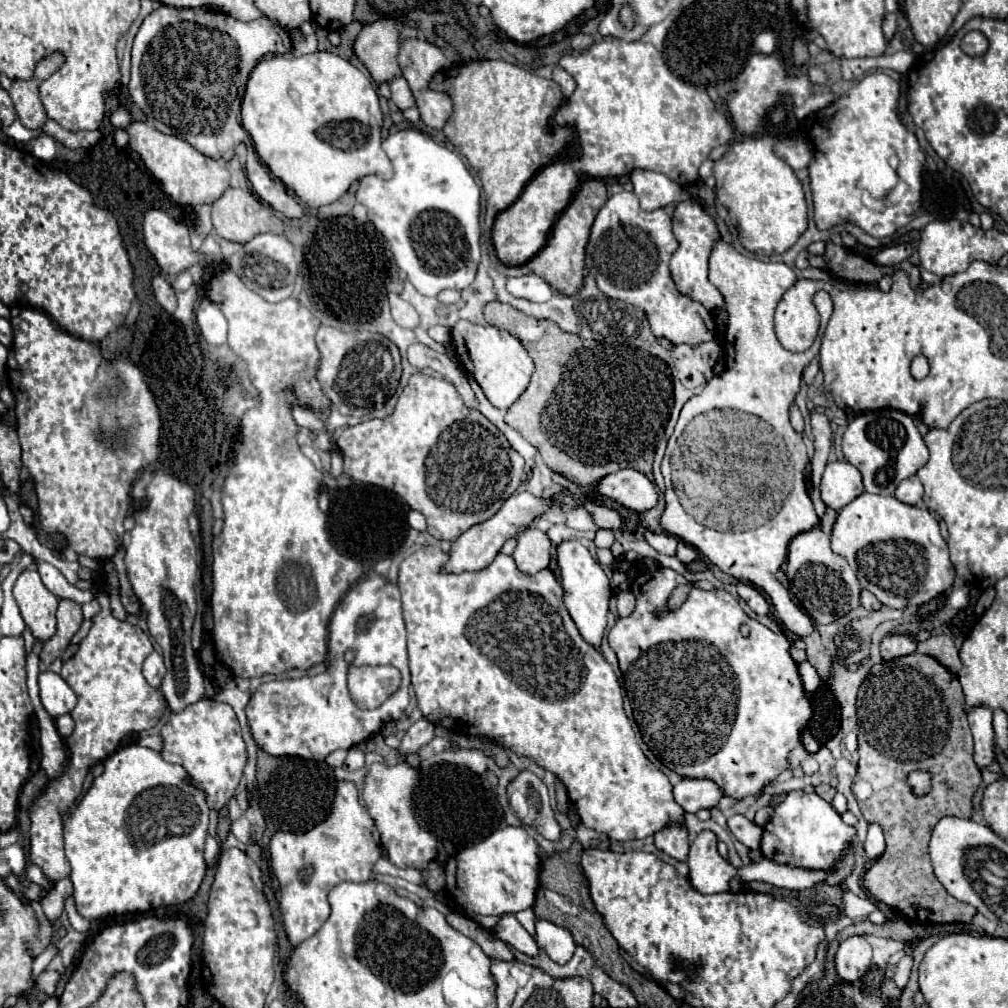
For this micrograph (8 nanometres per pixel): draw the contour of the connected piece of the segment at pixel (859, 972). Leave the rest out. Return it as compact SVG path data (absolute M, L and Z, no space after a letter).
M851 936L839 944L835 954L835 966L837 974L843 980L847 982L859 980L869 968L869 964L871 964L871 946L863 936Z

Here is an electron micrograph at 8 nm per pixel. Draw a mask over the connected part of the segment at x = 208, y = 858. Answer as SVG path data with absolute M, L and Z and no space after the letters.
M207 836L207 844L205 844L205 862L209 866L217 866L219 862L219 844L213 836Z

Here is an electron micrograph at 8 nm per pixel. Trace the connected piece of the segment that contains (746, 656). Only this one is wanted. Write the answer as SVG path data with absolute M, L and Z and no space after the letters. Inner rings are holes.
M659 568L657 572L653 572L651 578L635 594L637 606L635 606L633 614L627 616L627 618L619 618L615 622L615 626L609 630L607 640L609 640L609 646L613 648L613 652L619 658L619 666L621 666L623 680L625 680L625 690L627 690L627 696L631 700L631 706L633 706L633 716L635 716L635 722L637 722L637 726L641 730L641 736L643 736L645 744L649 746L649 750L667 768L675 770L677 774L681 774L685 778L711 778L715 784L719 784L719 788L723 790L725 796L733 796L733 798L741 800L745 796L757 794L777 774L781 774L785 768L789 768L787 754L795 746L801 744L801 732L803 732L807 720L811 718L811 704L809 704L809 700L805 696L797 664L795 664L795 660L789 654L791 642L787 640L785 634L775 634L767 626L763 626L761 622L749 618L741 610L739 602L727 590L723 590L723 588L719 588L719 590L701 590L701 588L693 586L691 592L689 592L689 596L687 596L687 600L681 604L681 608L677 608L677 610L663 610L663 608L667 608L667 600L669 600L669 596L673 594L673 590L679 584L681 584L681 574L673 572L671 568ZM741 624L749 626L749 630L751 630L749 636L741 634L741 630L739 630Z

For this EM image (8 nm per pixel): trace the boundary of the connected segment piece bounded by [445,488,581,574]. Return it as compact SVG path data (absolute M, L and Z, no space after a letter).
M563 488L561 492L557 492L553 498L539 498L539 496L531 494L531 492L515 492L513 496L509 496L509 500L501 506L501 510L499 510L493 518L489 518L489 520L485 520L485 522L481 522L481 524L471 526L467 532L463 532L463 534L455 540L455 544L453 544L453 548L451 548L451 552L449 552L451 558L449 558L449 562L445 564L445 572L455 572L455 574L459 574L459 572L465 572L465 570L481 570L481 568L489 566L489 564L493 562L493 558L497 556L497 552L501 550L501 546L503 546L509 538L515 538L515 536L517 536L519 528L521 528L521 530L527 528L535 518L543 516L551 506L577 508L579 504L581 504L581 502L577 500L577 496L571 494L567 488Z

